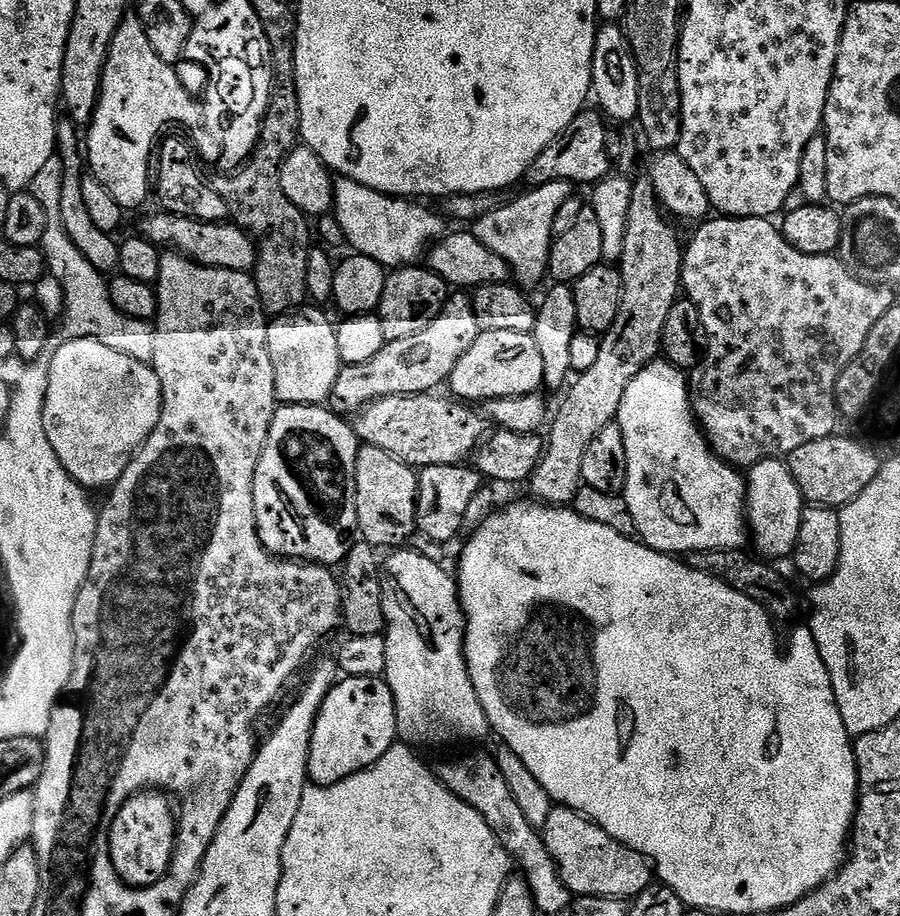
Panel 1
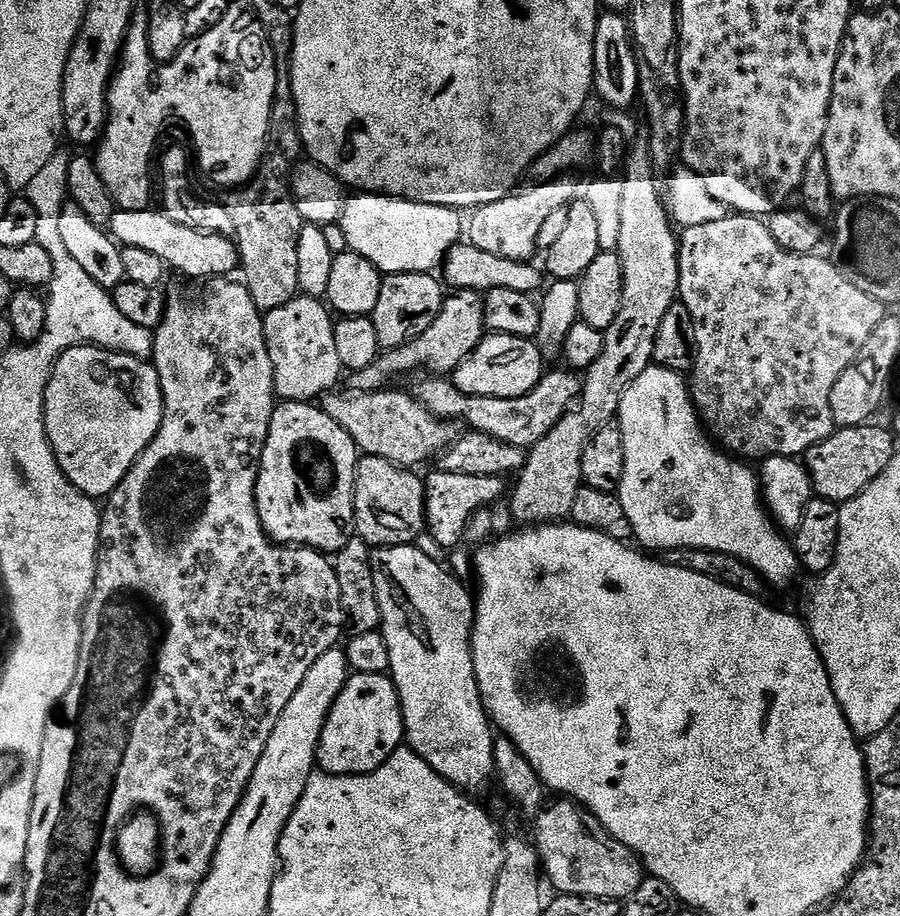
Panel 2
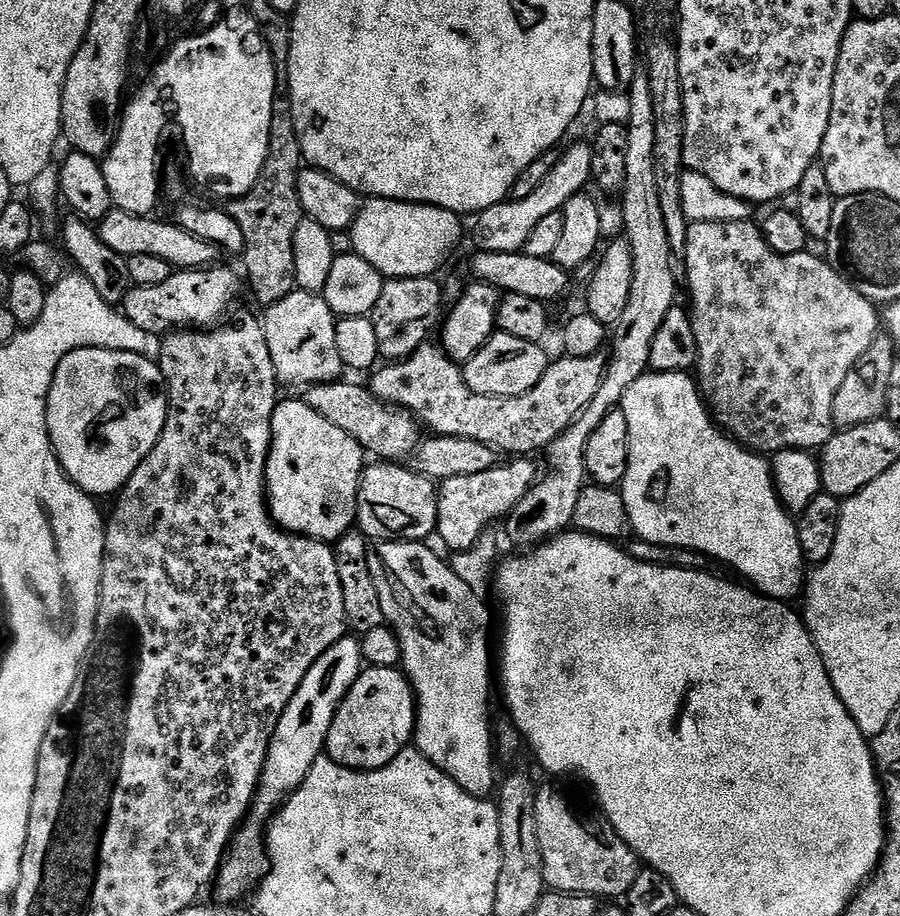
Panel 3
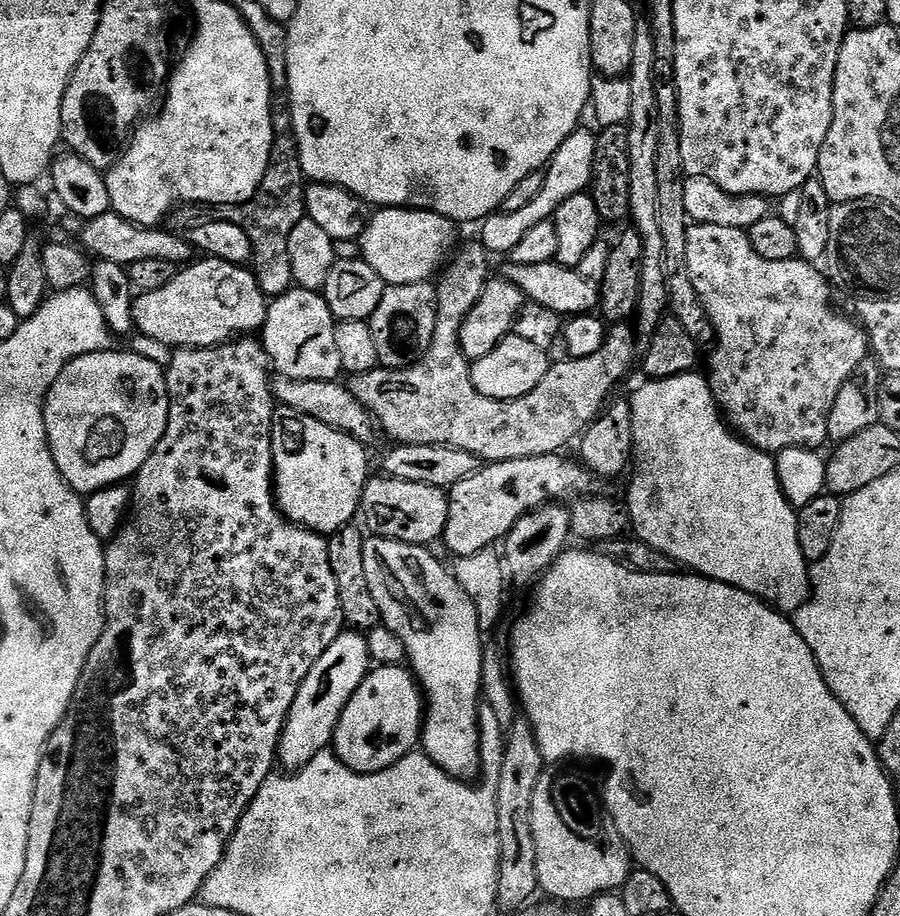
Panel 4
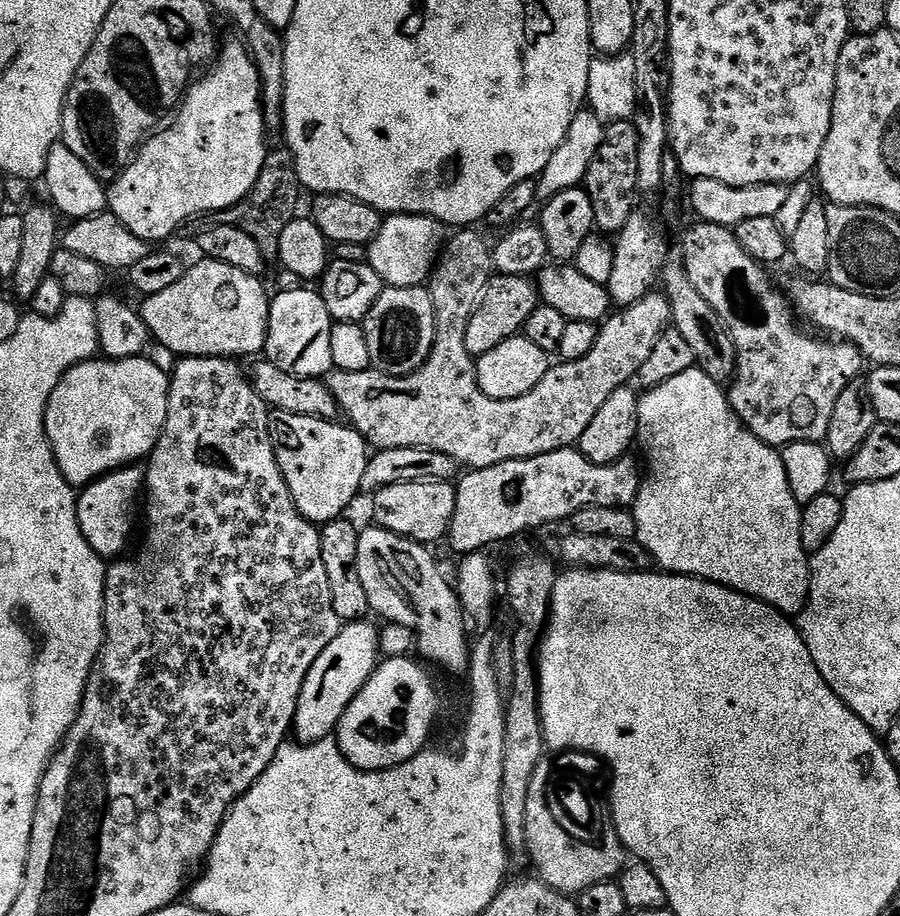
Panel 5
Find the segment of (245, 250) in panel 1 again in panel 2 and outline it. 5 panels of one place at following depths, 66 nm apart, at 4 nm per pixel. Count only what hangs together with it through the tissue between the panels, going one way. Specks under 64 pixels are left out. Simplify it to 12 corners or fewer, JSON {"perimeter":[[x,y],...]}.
{"perimeter":[[151,207],[116,211],[112,239],[208,282],[240,268],[235,239]]}

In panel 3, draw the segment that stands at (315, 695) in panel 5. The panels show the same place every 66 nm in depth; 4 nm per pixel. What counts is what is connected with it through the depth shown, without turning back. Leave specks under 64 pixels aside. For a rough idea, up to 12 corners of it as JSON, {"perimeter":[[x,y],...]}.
{"perimeter":[[360,641],[310,666],[270,738],[251,819],[267,821],[325,755]]}

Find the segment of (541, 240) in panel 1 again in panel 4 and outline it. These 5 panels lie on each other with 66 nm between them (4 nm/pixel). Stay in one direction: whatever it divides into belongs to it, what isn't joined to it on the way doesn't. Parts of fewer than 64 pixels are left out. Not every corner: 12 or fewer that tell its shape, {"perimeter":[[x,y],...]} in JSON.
{"perimeter":[[572,132],[522,210],[479,225],[489,253],[515,243],[591,185],[597,133]]}

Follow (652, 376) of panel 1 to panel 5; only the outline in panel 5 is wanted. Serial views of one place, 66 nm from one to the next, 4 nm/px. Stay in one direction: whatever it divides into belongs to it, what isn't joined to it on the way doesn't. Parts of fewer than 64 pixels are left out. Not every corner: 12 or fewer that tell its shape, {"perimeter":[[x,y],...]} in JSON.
{"perimeter":[[701,368],[647,389],[630,511],[669,574],[799,617],[784,457]]}

